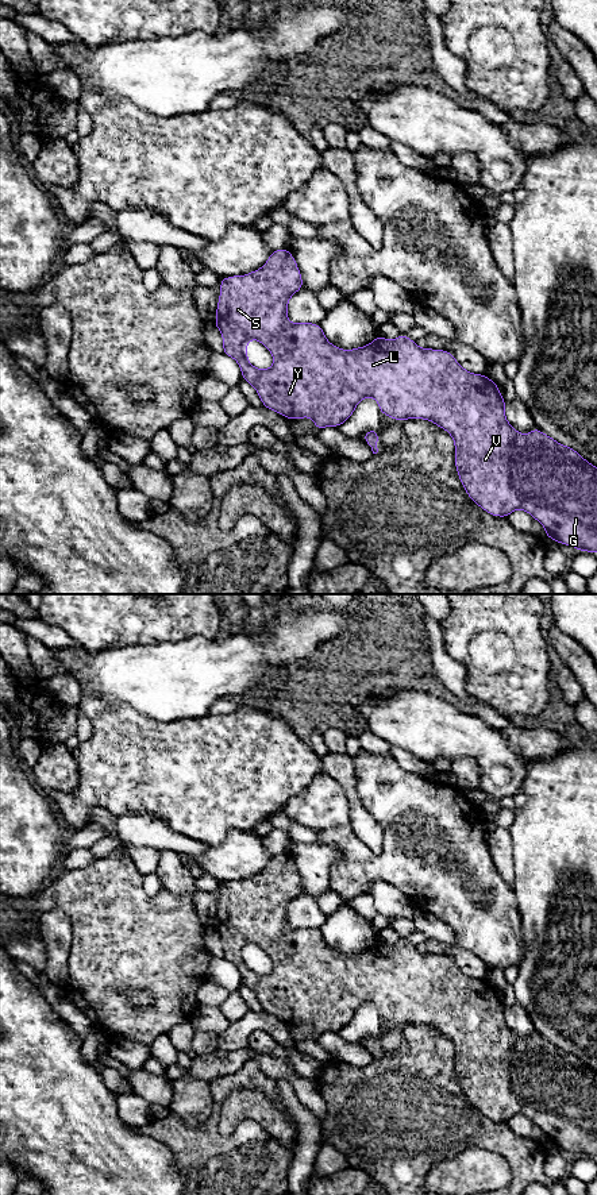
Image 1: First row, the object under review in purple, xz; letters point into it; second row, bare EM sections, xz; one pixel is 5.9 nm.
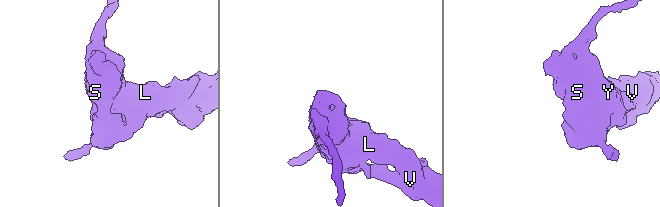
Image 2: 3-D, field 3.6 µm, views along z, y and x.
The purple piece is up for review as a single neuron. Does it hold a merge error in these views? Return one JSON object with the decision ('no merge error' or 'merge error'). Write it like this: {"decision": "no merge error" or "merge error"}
{"decision": "no merge error"}

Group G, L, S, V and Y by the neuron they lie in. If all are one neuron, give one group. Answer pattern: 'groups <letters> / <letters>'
groups G L S V Y

